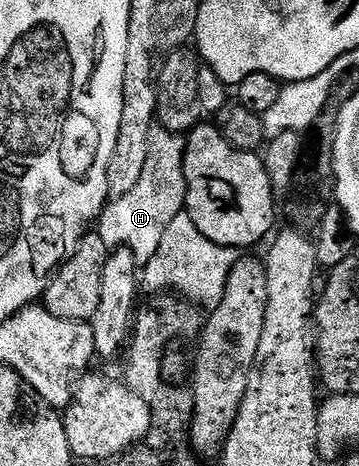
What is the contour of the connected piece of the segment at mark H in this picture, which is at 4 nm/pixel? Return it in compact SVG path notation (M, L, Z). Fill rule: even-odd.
M154 124L147 144L147 164L143 176L131 192L118 194L101 211L95 233L111 248L125 247L134 254L138 264L144 264L159 252L159 243L167 224L185 210L185 140L186 135L176 134Z

